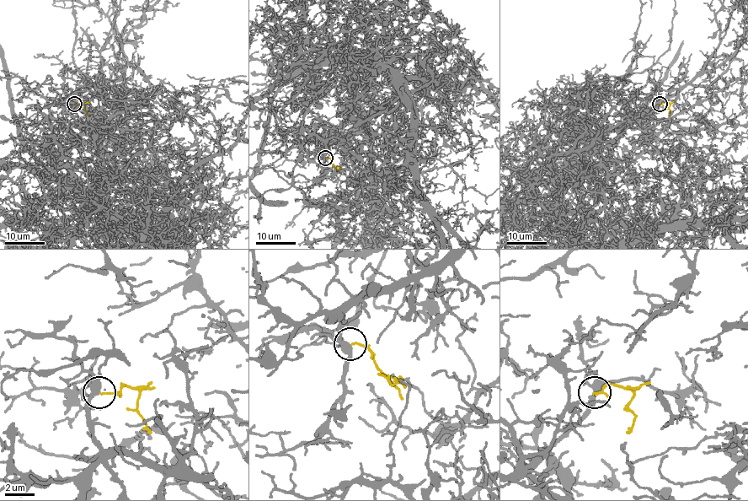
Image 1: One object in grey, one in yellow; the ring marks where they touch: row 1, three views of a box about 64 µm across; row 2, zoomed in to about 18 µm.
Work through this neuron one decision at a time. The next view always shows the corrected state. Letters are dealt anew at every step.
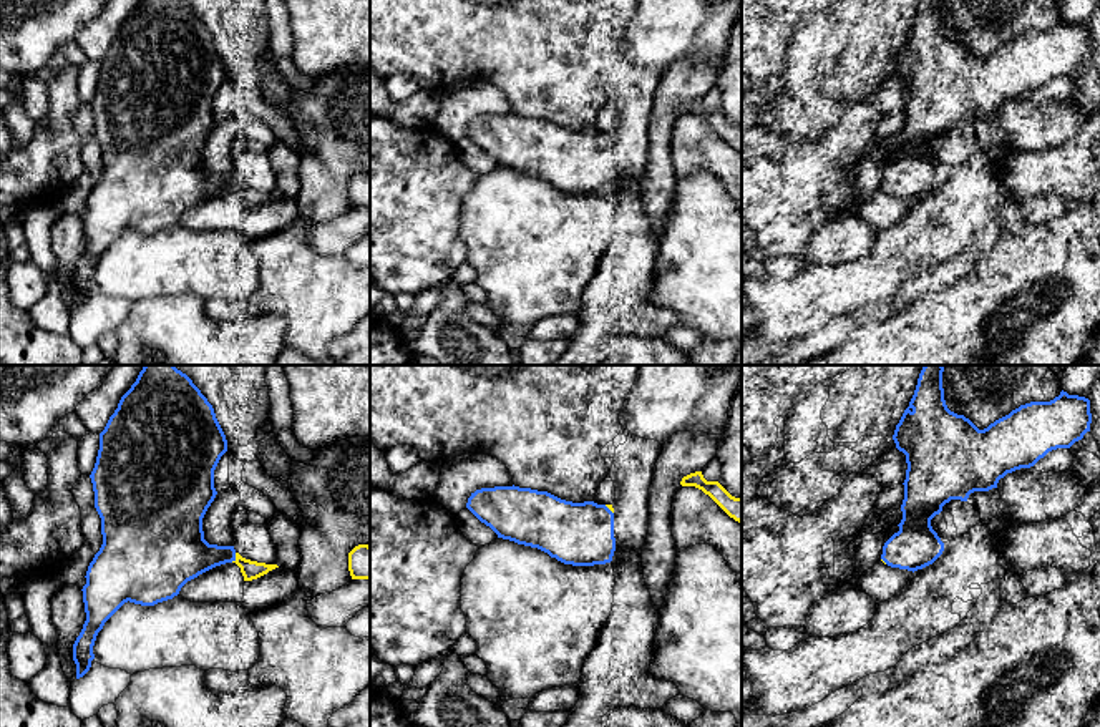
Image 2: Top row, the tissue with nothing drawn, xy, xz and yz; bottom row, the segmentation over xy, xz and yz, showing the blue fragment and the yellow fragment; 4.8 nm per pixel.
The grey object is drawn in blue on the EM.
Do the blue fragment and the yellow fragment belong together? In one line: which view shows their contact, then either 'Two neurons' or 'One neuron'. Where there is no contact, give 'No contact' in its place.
Touches blue in xy. One neuron

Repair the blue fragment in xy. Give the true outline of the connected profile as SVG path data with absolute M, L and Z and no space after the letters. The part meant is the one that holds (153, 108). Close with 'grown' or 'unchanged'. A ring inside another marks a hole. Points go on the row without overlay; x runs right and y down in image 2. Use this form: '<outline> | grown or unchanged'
M139 0L121 25L100 61L90 103L103 173L88 194L81 217L86 249L73 272L76 307L90 299L98 261L124 231L154 234L173 227L187 209L226 191L236 191L244 209L279 196L246 188L234 174L204 168L202 146L217 123L214 98L226 80L227 68L212 33L186 2Z | grown

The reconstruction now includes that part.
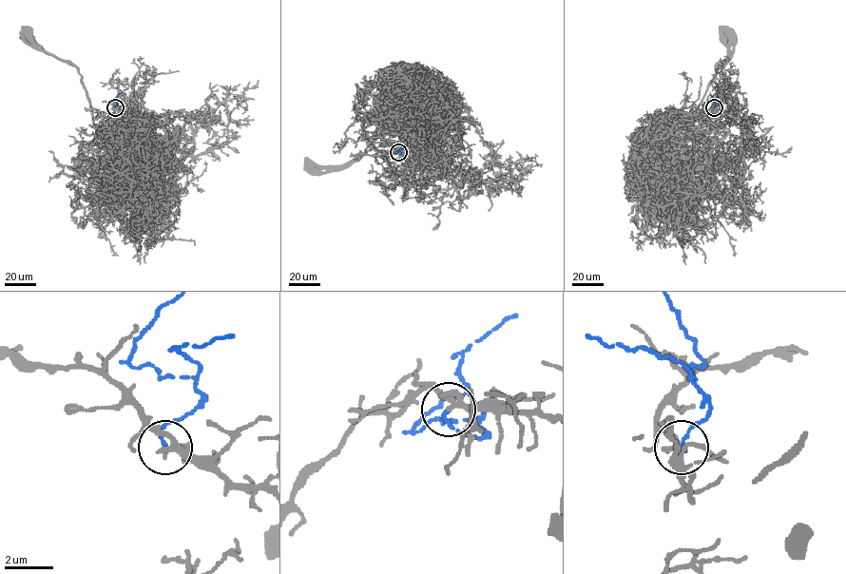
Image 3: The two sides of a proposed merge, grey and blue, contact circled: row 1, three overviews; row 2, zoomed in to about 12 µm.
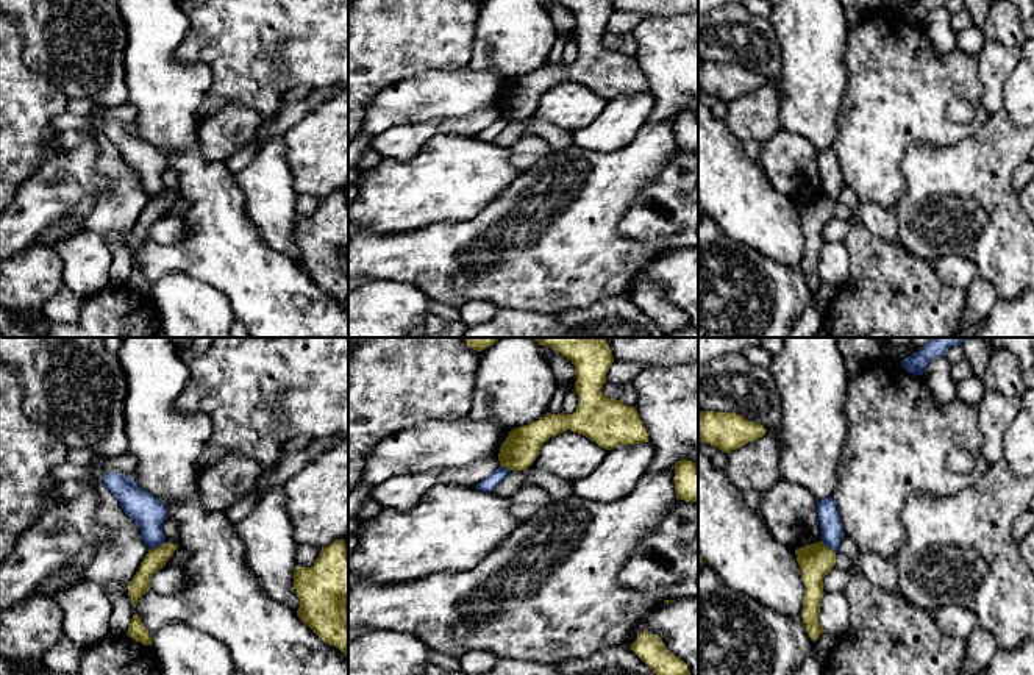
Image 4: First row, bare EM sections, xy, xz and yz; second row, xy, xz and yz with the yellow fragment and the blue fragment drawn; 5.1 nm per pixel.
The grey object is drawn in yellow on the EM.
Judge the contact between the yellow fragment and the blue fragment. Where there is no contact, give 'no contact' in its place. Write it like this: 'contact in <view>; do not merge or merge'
contact in yz; do not merge

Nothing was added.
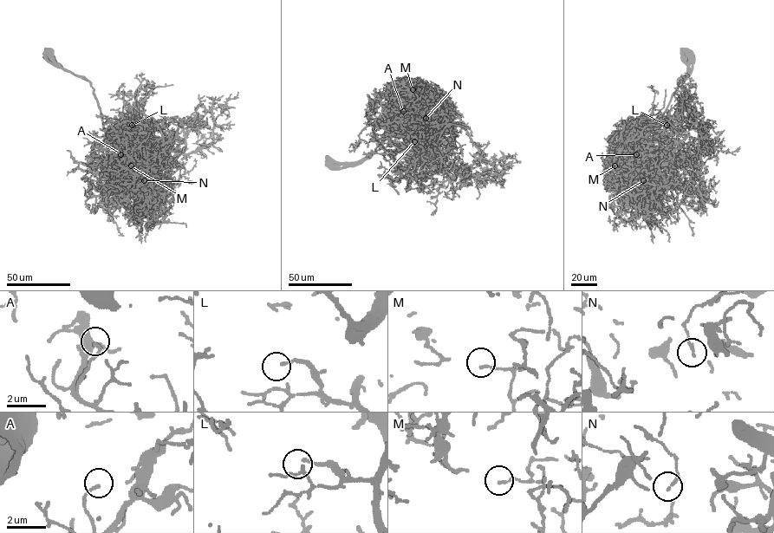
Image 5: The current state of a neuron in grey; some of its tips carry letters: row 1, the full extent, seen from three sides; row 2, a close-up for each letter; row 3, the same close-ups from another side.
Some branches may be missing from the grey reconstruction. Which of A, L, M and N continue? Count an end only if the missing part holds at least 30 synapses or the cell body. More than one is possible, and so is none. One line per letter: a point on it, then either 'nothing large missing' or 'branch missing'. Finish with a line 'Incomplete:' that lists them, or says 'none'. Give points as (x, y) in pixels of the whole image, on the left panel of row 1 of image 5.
A: place (120, 154); nothing large missing
L: place (132, 125); branch missing
M: place (131, 165); nothing large missing
N: place (144, 180); nothing large missing
Incomplete: L

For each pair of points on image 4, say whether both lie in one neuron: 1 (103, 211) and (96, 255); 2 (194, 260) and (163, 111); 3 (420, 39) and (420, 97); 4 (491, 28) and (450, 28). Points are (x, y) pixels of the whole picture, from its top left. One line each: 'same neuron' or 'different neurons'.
1: different neurons
2: same neuron
3: different neurons
4: different neurons

